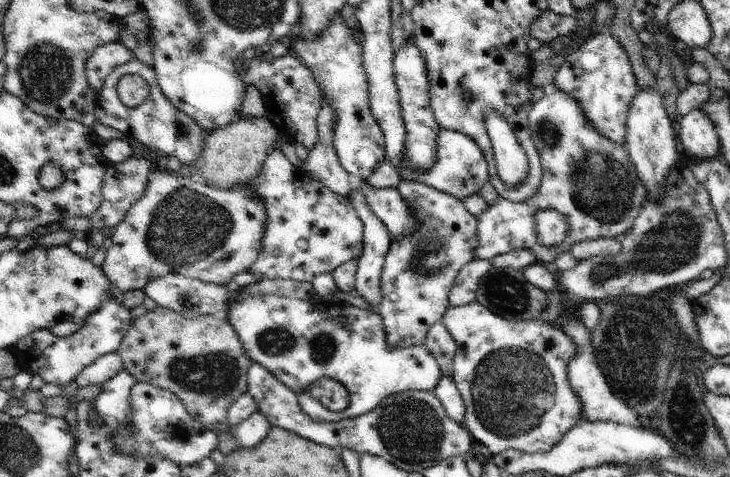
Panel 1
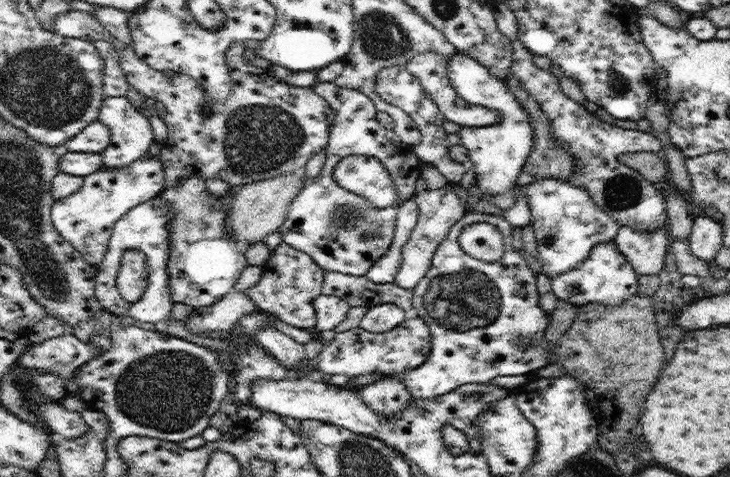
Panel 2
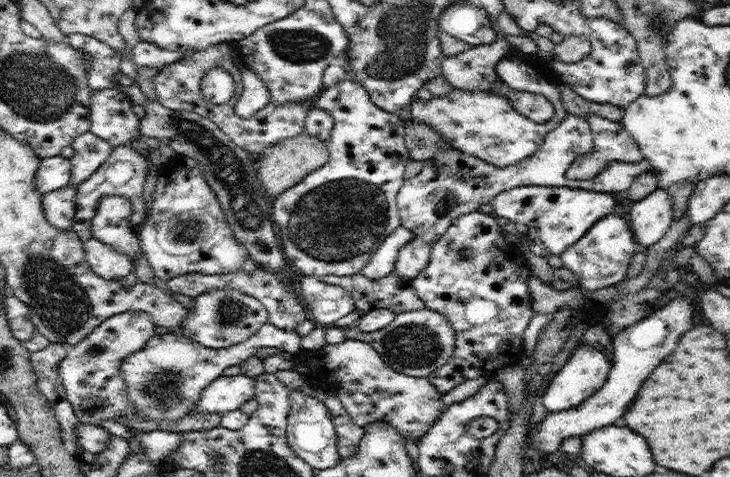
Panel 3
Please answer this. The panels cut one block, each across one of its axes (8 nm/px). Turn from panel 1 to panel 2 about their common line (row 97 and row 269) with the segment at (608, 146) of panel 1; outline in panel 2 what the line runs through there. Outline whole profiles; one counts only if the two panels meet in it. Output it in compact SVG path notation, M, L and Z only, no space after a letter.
M544 178L525 187L530 206L532 228L537 242L542 274L564 273L588 258L592 247L615 239L620 224L614 216L600 210L586 190L574 181Z

